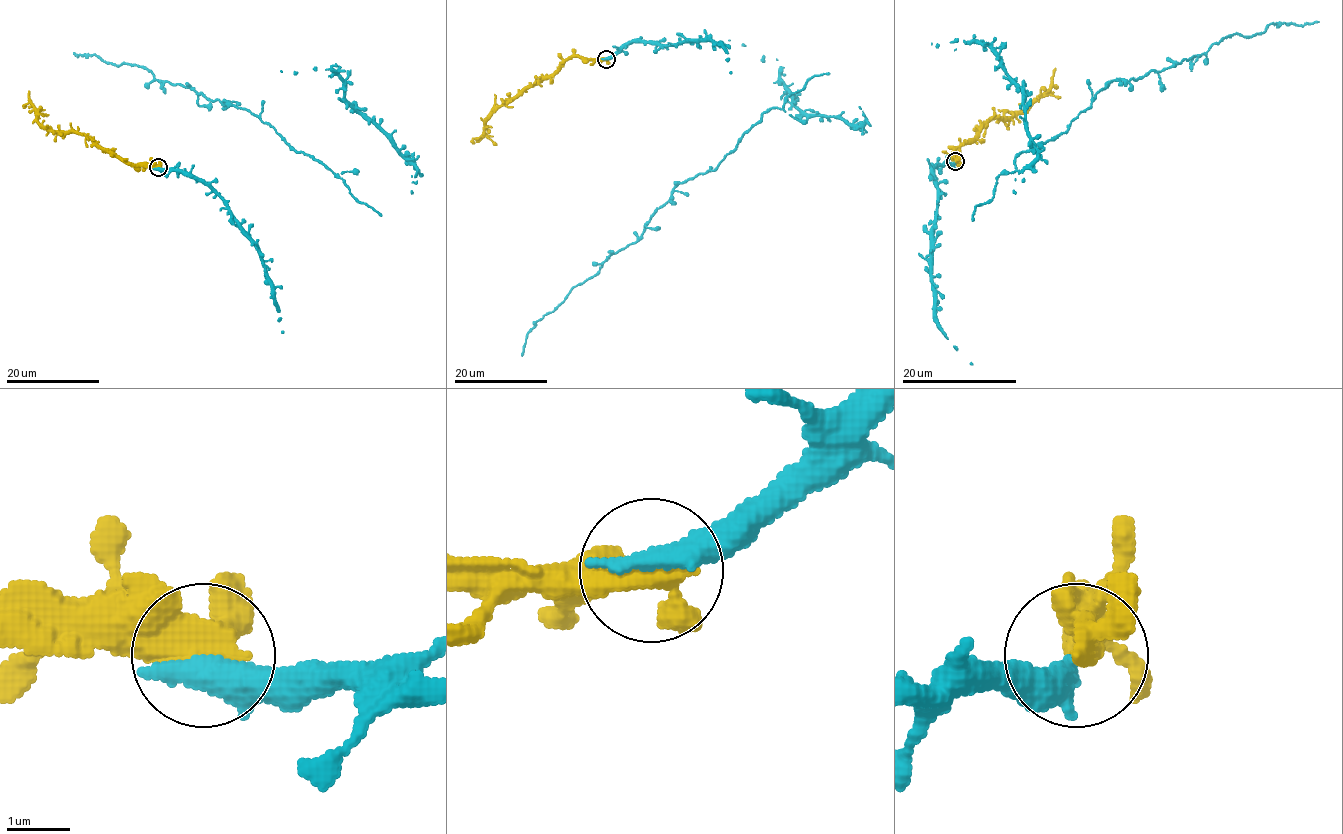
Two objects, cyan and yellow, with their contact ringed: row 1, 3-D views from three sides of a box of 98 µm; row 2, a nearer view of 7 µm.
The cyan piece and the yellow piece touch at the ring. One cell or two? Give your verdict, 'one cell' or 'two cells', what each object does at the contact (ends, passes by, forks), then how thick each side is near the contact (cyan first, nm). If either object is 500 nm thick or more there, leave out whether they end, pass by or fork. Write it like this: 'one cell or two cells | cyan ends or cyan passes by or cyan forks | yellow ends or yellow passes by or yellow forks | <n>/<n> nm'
one cell | cyan ends | yellow passes by | 480/440 nm

